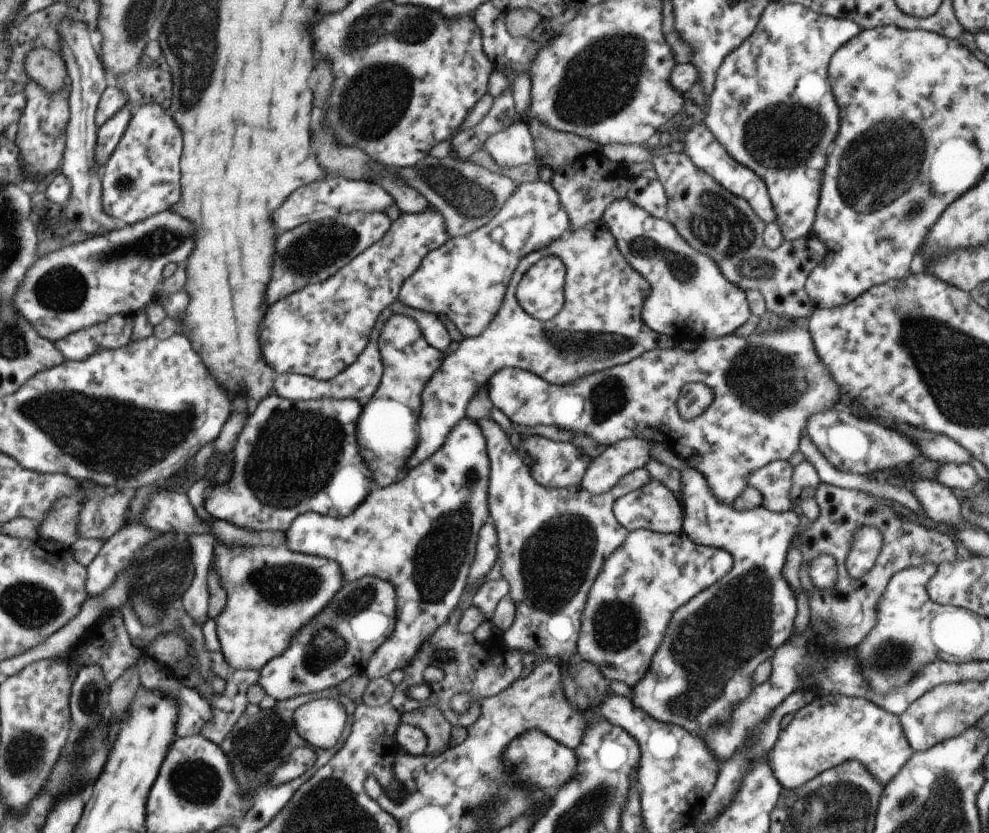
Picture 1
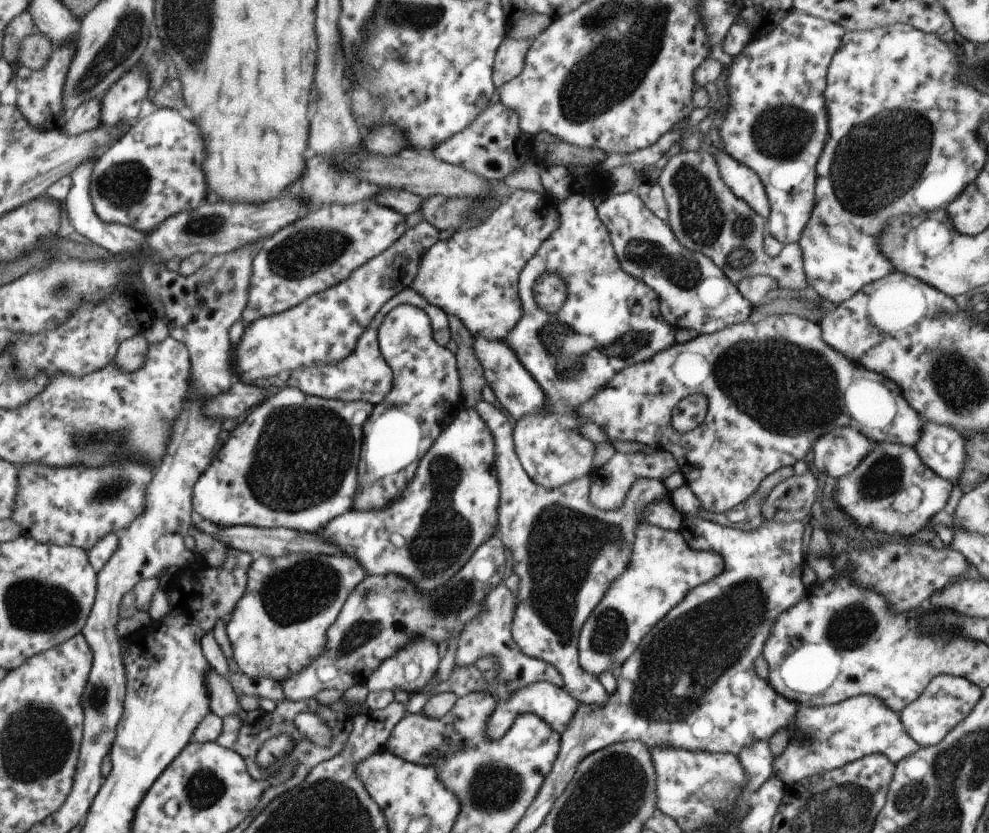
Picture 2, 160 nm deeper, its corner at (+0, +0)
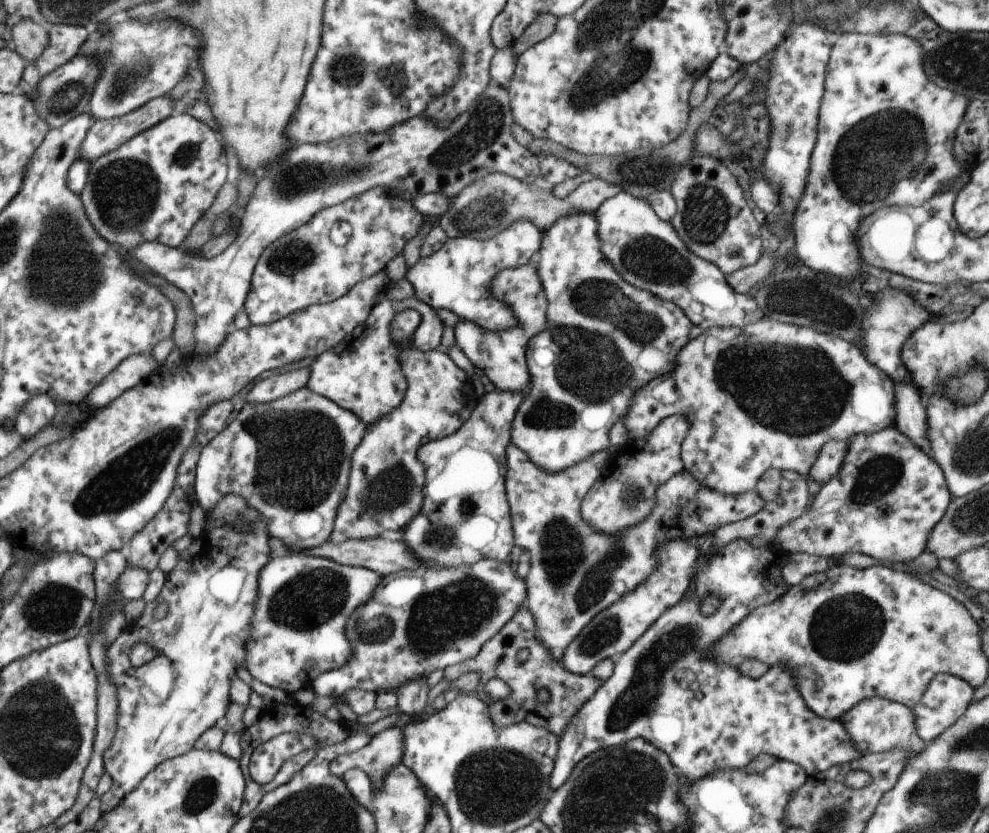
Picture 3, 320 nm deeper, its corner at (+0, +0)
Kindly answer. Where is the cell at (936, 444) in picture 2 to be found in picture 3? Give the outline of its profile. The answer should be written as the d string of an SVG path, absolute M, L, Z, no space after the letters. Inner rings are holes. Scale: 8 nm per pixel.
M909 381L893 382L894 426L907 435L913 444L929 453L926 439L926 414L923 400L915 385Z

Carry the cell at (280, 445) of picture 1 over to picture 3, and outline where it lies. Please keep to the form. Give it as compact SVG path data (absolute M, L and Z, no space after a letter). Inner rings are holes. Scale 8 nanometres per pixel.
M307 387L297 389L295 392L290 392L281 398L266 403L257 404L245 401L235 418L227 424L226 428L218 432L215 438L210 440L201 449L198 461L196 462L192 498L204 510L204 515L207 516L208 510L213 505L216 505L217 500L221 497L229 493L239 495L245 500L248 507L254 508L258 512L260 519L265 521L268 536L278 540L290 553L301 553L302 551L308 551L309 549L321 546L329 539L337 505L340 504L343 495L346 494L350 458L352 452L356 449L356 446L361 442L361 438L365 434L365 427L352 412L339 408L333 401L311 392Z

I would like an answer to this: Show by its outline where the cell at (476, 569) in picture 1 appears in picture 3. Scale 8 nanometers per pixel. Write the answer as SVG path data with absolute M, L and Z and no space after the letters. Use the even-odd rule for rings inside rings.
M488 557L482 558L477 562L470 565L461 565L456 567L443 567L443 568L419 568L414 571L399 571L398 573L388 574L381 577L377 586L373 589L371 600L357 607L348 619L345 621L345 636L353 647L353 656L341 668L333 669L320 675L317 675L313 682L311 690L315 695L319 696L335 696L340 695L347 689L361 689L362 691L369 691L372 693L381 693L383 691L389 693L395 691L400 685L414 681L420 677L426 678L433 672L433 670L444 670L445 667L452 667L460 662L472 659L478 655L481 645L486 643L497 631L508 622L509 619L520 609L525 603L526 586L524 579L513 575L509 569L507 562L489 559Z

